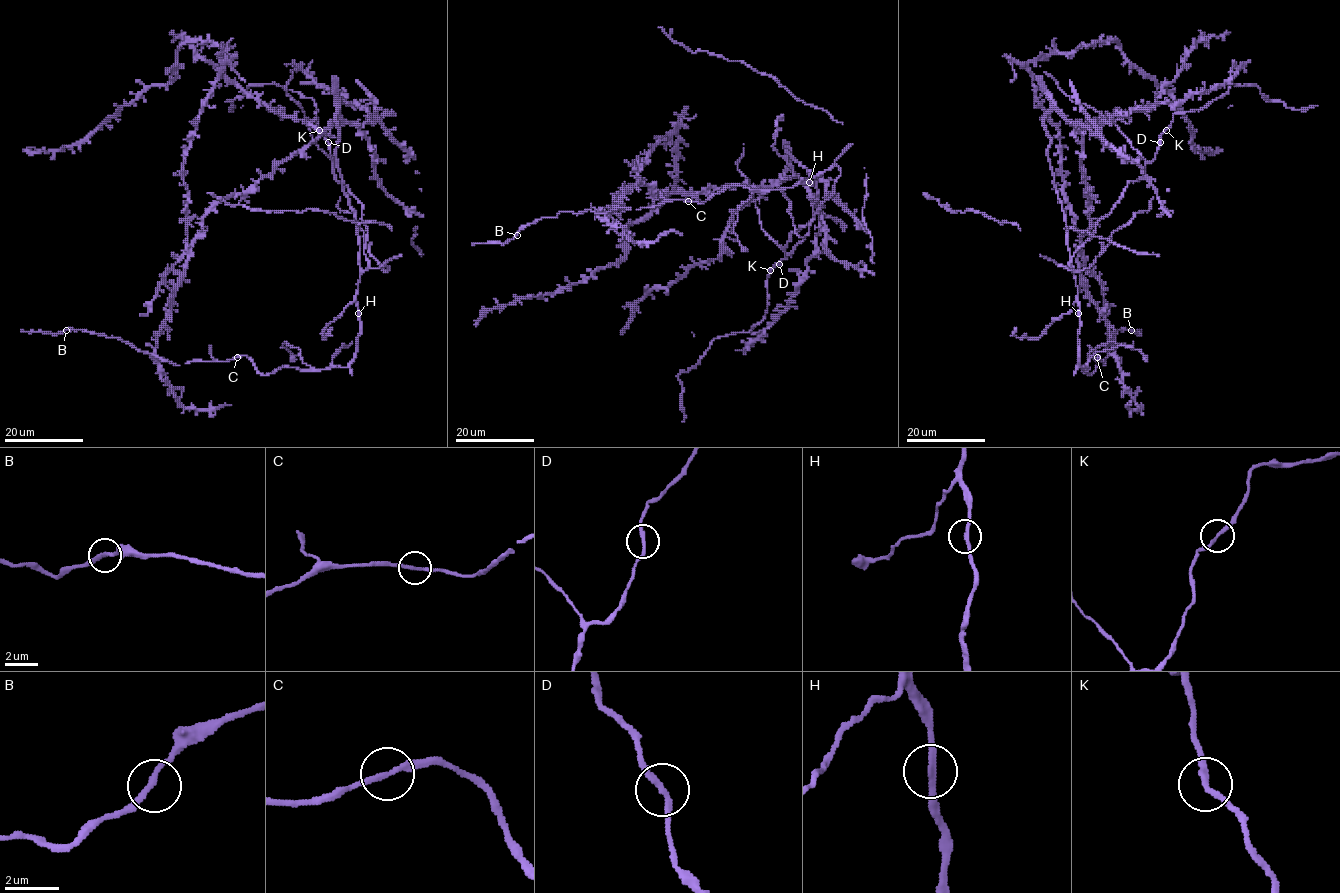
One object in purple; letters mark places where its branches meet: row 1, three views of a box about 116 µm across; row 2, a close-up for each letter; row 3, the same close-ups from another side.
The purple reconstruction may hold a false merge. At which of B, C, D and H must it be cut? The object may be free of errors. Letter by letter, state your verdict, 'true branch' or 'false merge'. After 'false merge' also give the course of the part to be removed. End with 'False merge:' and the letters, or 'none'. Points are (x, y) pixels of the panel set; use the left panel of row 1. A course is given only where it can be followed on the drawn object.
B: true branch
C: true branch
D: true branch
H: true branch
False merge: none

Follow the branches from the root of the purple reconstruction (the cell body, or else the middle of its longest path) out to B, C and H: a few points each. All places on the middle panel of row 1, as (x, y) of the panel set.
B: (734, 185), (653, 194), (639, 182), (624, 192), (607, 219), (590, 210), (561, 212), (526, 225), (517, 235)
C: (734, 185), (772, 186), (788, 147), (812, 177), (783, 189), (732, 184), (687, 201)
H: (734, 185), (772, 186), (788, 163), (788, 147), (789, 154), (786, 151), (810, 172), (809, 182)

